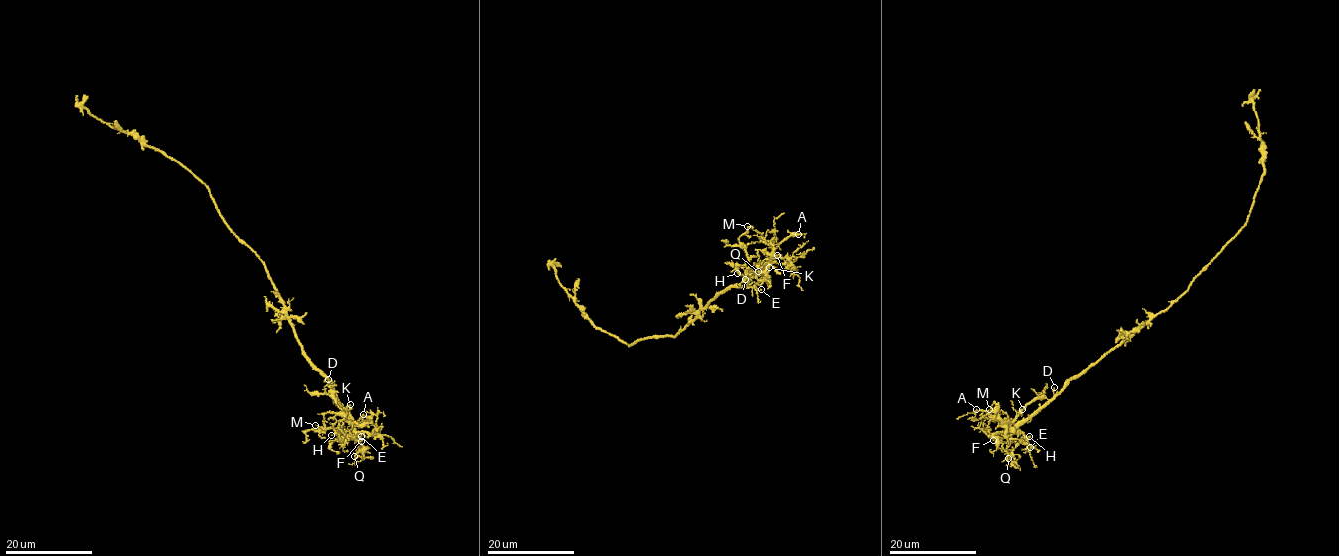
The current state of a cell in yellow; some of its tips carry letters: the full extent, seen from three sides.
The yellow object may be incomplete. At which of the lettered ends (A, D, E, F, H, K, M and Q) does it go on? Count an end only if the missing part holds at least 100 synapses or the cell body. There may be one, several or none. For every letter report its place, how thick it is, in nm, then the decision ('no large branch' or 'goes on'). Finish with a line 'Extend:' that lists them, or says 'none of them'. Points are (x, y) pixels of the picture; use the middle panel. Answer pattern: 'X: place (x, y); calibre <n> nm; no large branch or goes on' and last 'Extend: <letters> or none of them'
A: place (798, 234); calibre 130 nm; no large branch
D: place (745, 279); calibre 90 nm; no large branch
E: place (761, 289); calibre 110 nm; no large branch
F: place (777, 255); calibre 120 nm; goes on
H: place (737, 273); calibre 110 nm; no large branch
K: place (769, 267); calibre 130 nm; no large branch
M: place (747, 226); calibre 80 nm; no large branch
Q: place (758, 271); calibre 100 nm; no large branch
Extend: F

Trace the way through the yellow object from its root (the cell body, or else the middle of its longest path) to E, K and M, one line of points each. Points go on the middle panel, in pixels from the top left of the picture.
E: (679, 333), (718, 294), (731, 287), (741, 287), (769, 263), (765, 276), (754, 286), (761, 289)
K: (679, 333), (718, 294), (731, 287), (740, 288), (746, 282), (746, 274), (756, 264), (765, 262), (769, 267)
M: (679, 333), (718, 294), (731, 287), (741, 287), (766, 267), (750, 265), (739, 242), (747, 226)

